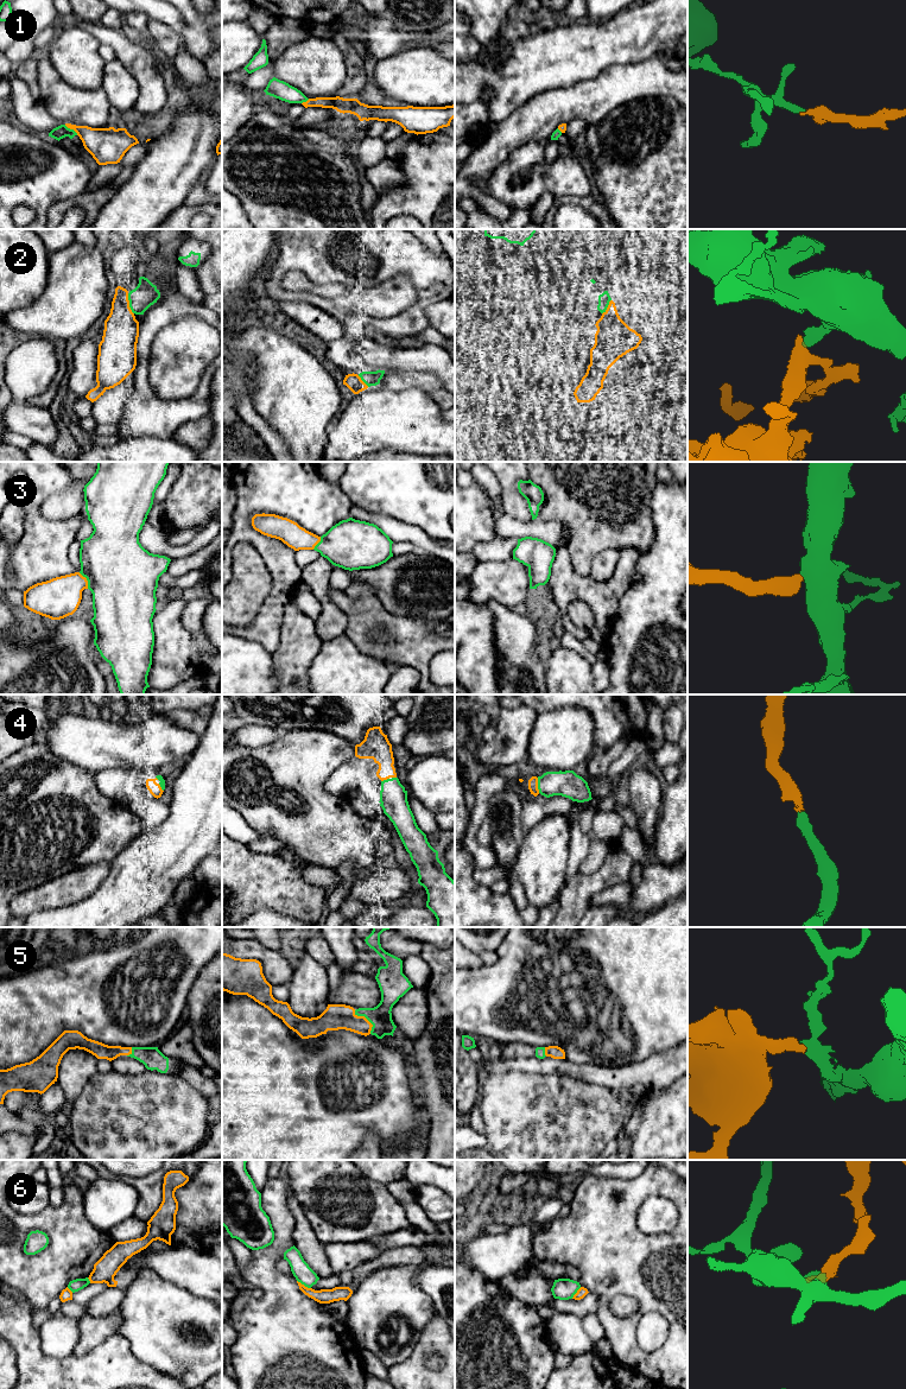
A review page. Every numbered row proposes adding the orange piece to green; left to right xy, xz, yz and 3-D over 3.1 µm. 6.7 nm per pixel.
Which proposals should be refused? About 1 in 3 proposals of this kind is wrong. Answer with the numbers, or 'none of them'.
1, 6

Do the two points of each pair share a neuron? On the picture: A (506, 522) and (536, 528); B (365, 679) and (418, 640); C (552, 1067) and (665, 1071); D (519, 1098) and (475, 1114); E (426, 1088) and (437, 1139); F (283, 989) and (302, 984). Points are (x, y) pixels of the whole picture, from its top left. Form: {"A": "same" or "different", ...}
{"A": "same", "B": "different", "C": "same", "D": "different", "E": "same", "F": "different"}

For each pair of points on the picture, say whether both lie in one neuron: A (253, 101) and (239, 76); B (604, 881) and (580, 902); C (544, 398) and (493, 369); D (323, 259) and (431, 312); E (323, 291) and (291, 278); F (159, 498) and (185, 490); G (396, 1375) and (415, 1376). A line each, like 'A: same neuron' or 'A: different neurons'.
A: same neuron
B: same neuron
C: same neuron
D: different neurons
E: same neuron
F: different neurons
G: same neuron

